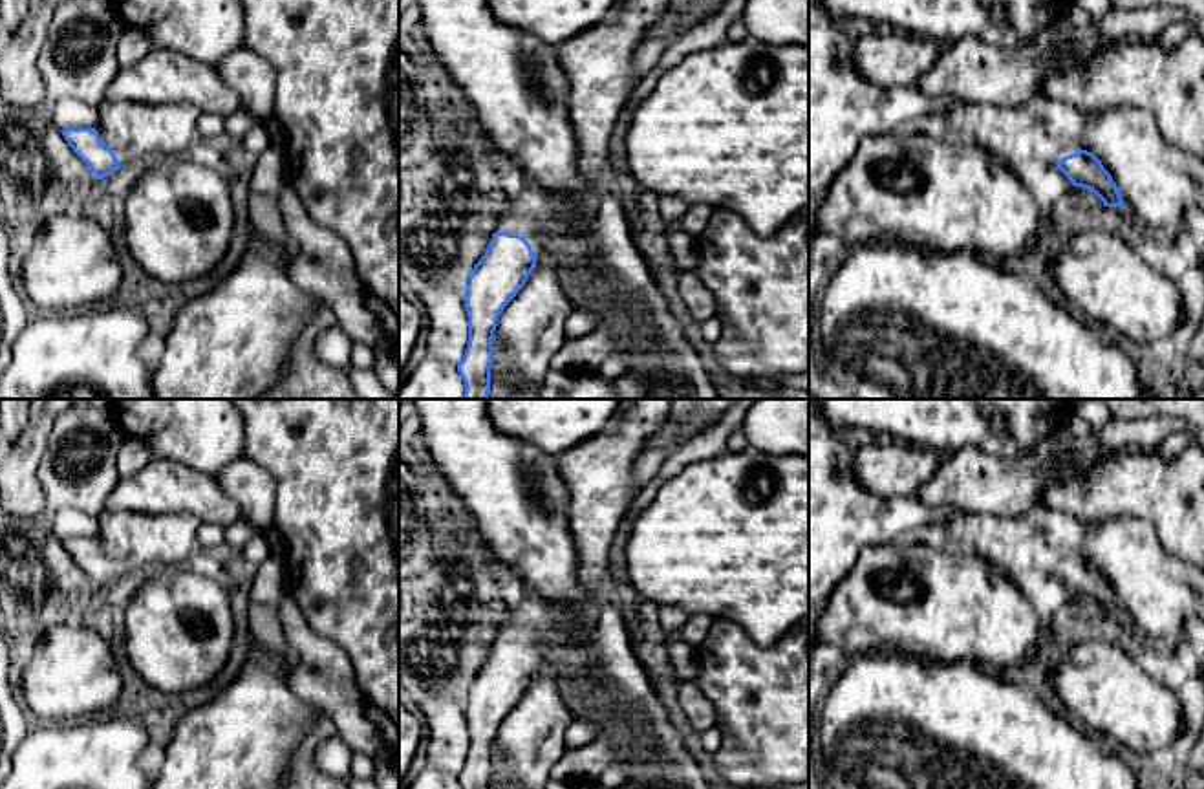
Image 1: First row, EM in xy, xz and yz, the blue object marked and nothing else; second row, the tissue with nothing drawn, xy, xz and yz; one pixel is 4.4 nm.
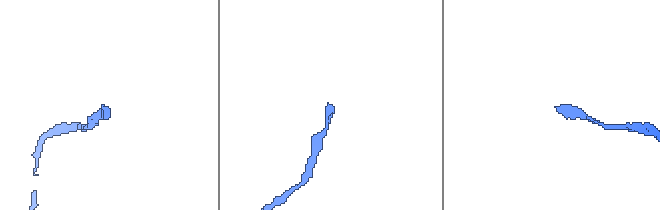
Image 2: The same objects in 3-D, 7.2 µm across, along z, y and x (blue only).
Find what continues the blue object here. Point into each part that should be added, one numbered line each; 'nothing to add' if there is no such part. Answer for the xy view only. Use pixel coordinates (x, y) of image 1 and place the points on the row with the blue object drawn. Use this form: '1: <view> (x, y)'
1: xy (150, 110)

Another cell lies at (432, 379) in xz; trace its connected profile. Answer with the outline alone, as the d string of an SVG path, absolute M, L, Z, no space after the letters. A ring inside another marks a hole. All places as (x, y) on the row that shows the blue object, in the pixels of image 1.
M430 353L399 388L399 399L463 399L465 383L457 364L441 361Z

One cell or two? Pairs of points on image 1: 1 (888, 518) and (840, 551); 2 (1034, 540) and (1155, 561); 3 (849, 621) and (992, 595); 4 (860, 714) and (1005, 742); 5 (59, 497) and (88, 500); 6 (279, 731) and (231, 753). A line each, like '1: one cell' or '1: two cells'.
1: one cell
2: one cell
3: one cell
4: one cell
5: one cell
6: one cell

